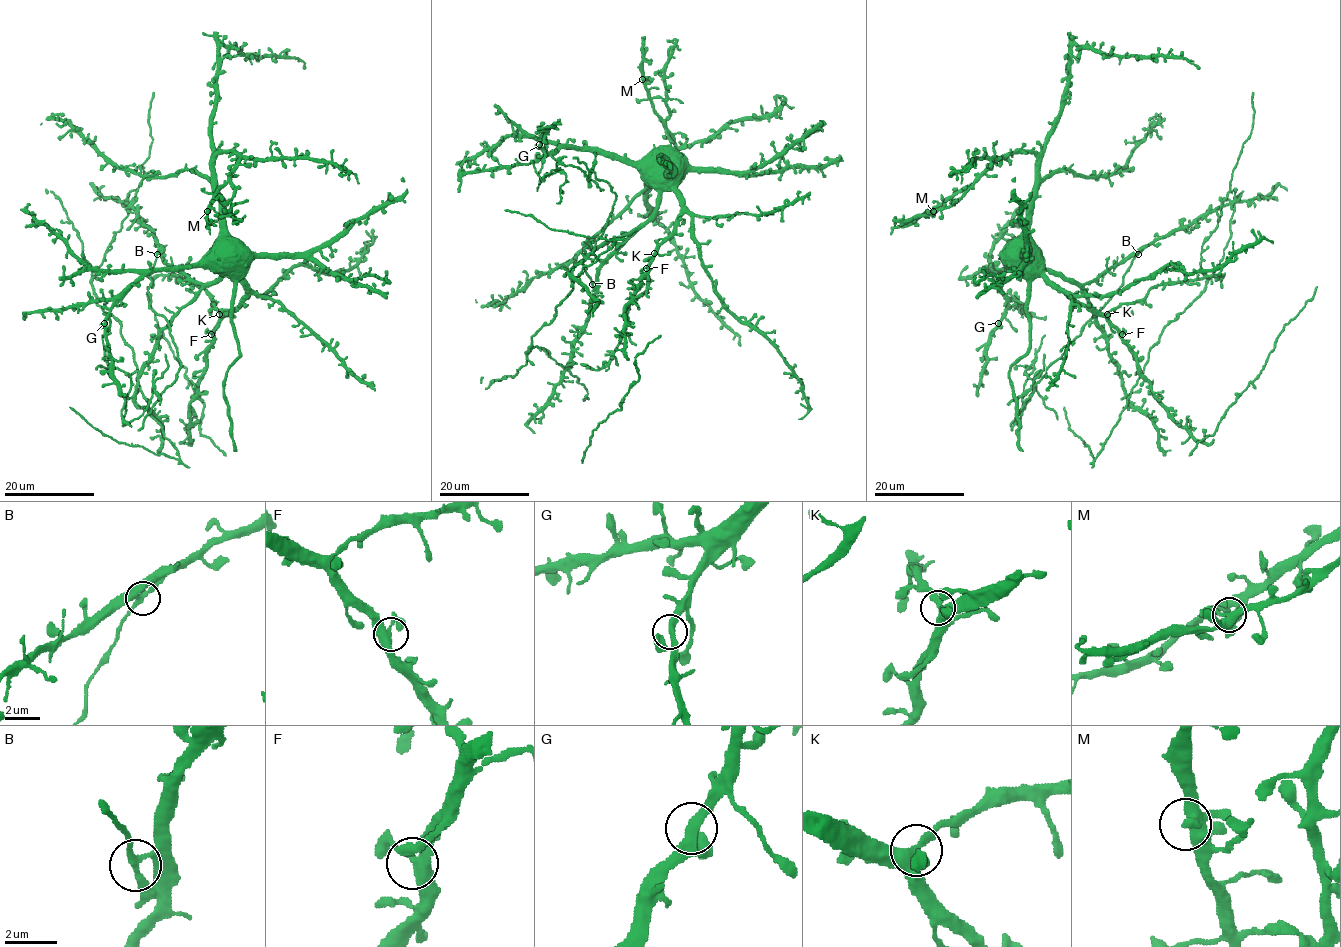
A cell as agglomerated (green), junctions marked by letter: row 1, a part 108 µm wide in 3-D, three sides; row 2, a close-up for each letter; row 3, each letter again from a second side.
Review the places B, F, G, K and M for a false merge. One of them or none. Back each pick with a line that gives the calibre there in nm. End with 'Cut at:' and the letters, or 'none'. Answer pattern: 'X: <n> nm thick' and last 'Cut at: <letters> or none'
B: 240 nm thick
Cut at: B

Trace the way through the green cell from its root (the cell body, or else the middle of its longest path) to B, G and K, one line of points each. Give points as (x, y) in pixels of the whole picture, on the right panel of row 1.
B: (1014, 260), (1008, 264), (1020, 271), (1052, 270), (1074, 282), (1085, 284), (1095, 281), (1121, 261), (1138, 254)
G: (1014, 260), (1008, 263), (1015, 264), (1004, 272), (1002, 295), (1006, 308), (998, 323)
K: (1014, 260), (1008, 262), (1013, 268), (1040, 271), (1068, 296), (1107, 314)

